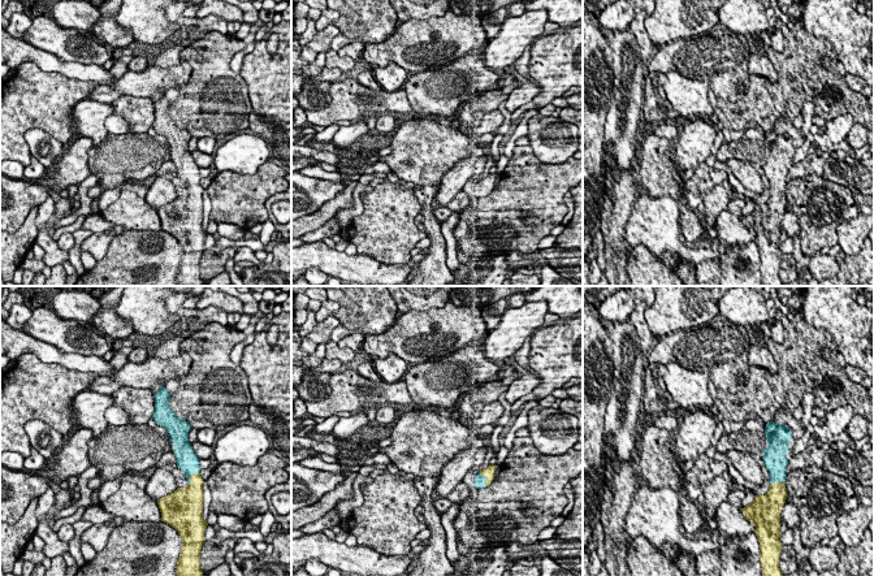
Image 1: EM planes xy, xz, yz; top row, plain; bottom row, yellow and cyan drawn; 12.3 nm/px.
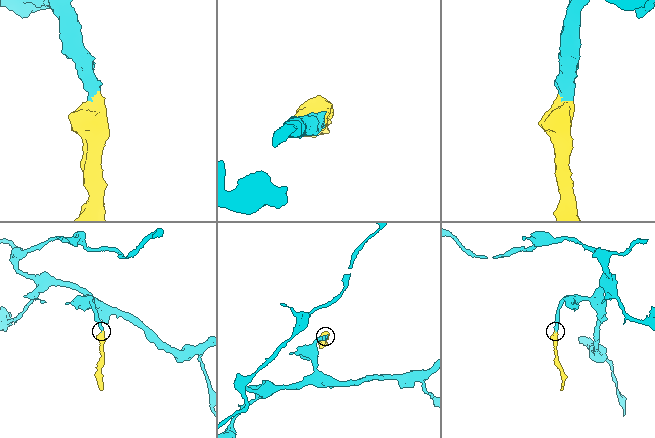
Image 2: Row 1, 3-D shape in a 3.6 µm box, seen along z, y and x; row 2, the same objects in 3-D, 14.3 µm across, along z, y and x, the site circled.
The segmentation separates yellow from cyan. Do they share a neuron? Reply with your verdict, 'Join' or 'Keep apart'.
Join

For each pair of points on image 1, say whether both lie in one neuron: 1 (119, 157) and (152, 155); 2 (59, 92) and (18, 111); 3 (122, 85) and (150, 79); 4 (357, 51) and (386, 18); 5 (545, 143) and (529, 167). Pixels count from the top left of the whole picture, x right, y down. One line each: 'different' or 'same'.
1: same
2: same
3: same
4: different
5: different

